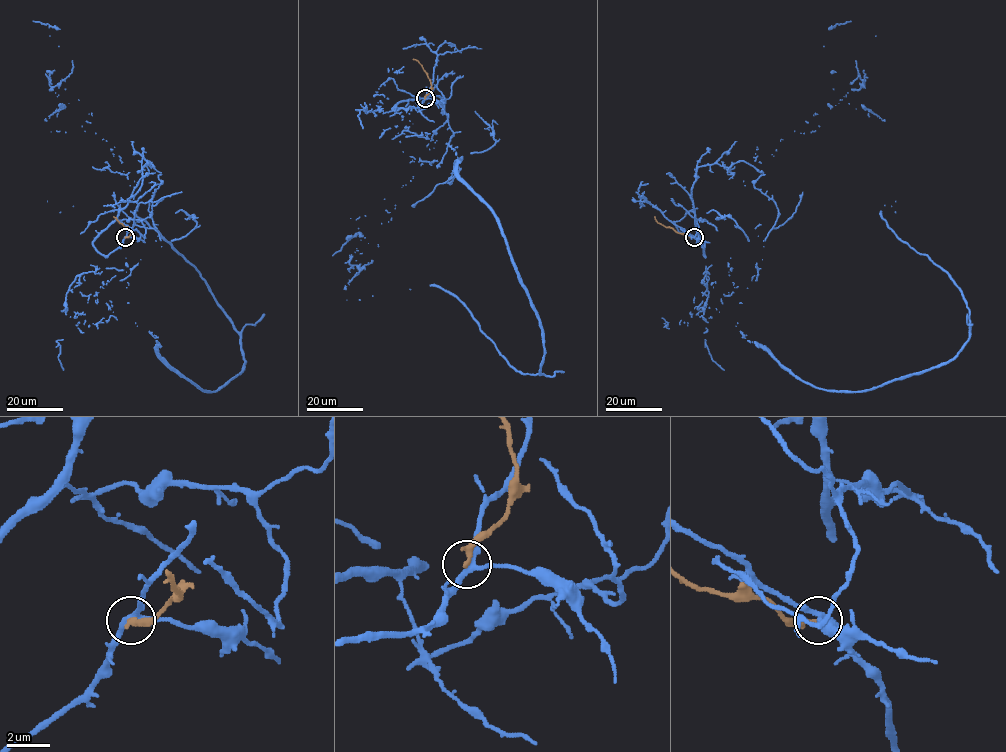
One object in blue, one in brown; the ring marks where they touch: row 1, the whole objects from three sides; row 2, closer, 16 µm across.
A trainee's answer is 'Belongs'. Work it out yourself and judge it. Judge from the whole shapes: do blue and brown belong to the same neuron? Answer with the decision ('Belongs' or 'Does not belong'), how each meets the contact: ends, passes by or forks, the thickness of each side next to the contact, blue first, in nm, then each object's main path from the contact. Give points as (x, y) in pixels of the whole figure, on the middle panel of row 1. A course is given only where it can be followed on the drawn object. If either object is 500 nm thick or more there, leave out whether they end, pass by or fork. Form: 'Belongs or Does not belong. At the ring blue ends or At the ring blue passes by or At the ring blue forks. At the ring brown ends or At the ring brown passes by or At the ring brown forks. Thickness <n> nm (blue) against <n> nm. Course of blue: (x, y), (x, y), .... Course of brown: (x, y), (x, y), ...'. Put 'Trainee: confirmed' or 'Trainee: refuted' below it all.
Does not belong. At the ring blue forks. At the ring brown ends. Thickness 240 nm (blue) against 280 nm. Course of blue: (425, 98), (406, 136), (449, 144), (496, 220), (540, 372), (444, 289), (346, 300). Course of brown: (425, 98), (430, 91), (430, 79), (419, 62), (413, 59)
Trainee: refuted

